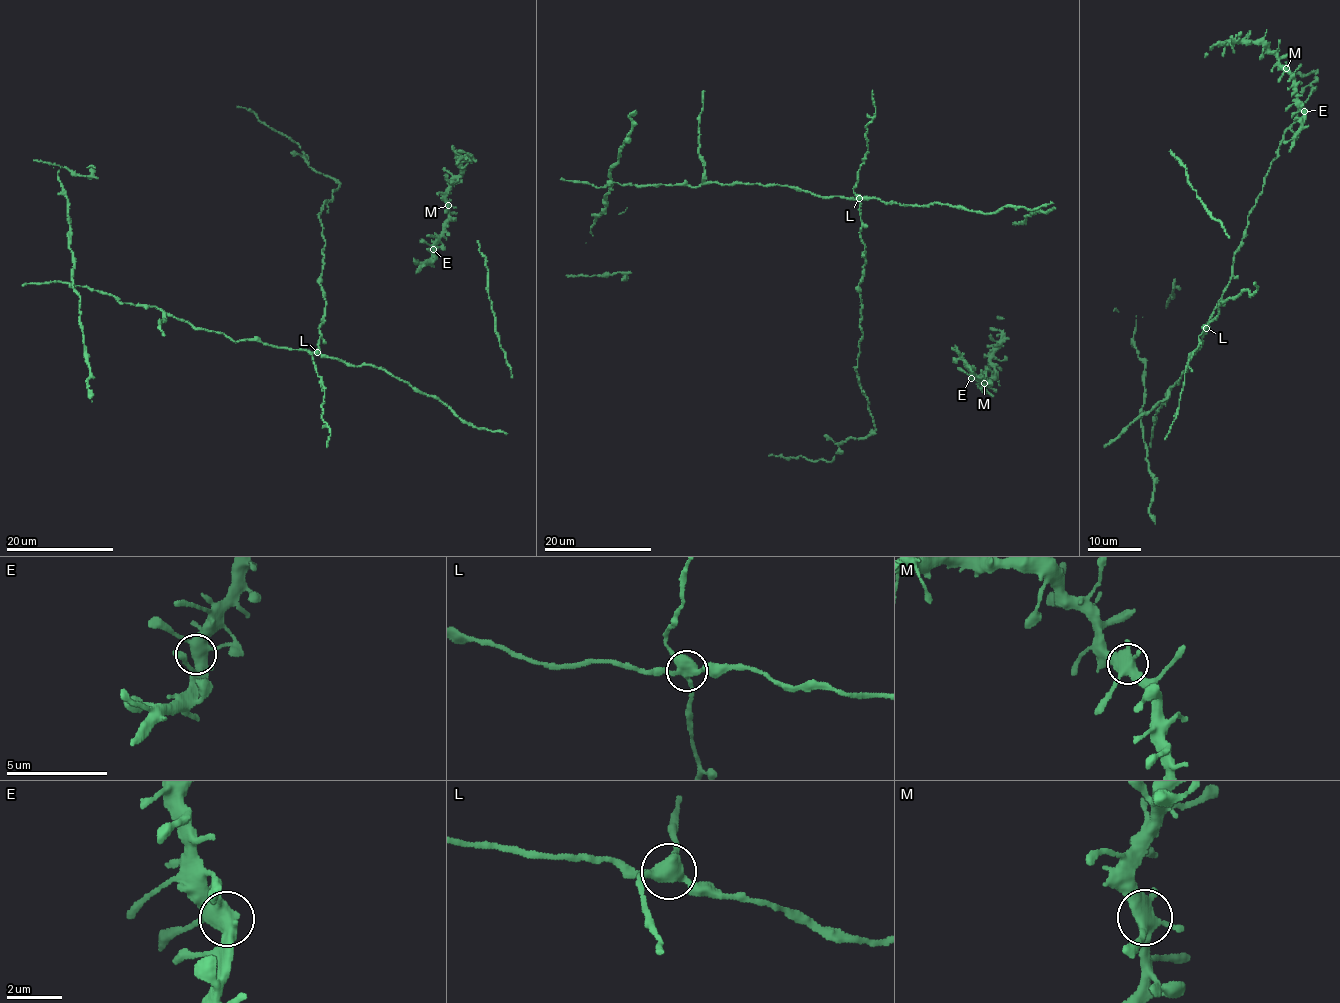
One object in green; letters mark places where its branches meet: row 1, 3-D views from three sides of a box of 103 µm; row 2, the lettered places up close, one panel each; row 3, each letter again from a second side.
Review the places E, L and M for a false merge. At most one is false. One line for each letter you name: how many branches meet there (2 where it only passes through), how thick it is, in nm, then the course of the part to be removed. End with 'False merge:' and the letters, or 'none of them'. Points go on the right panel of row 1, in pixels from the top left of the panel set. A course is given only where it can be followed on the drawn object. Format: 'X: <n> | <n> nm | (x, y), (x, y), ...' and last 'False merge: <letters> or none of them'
L: 4 | 460 nm
False merge: L

